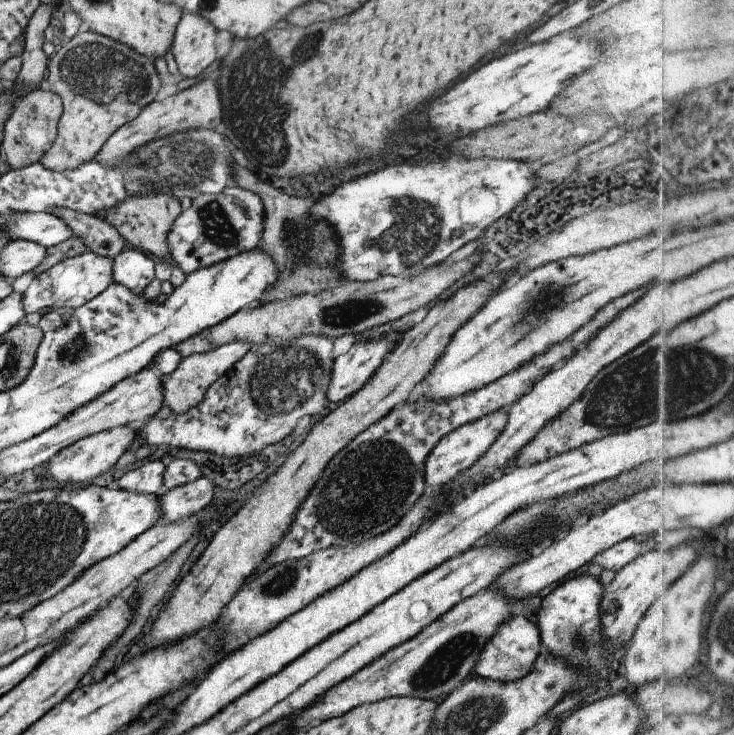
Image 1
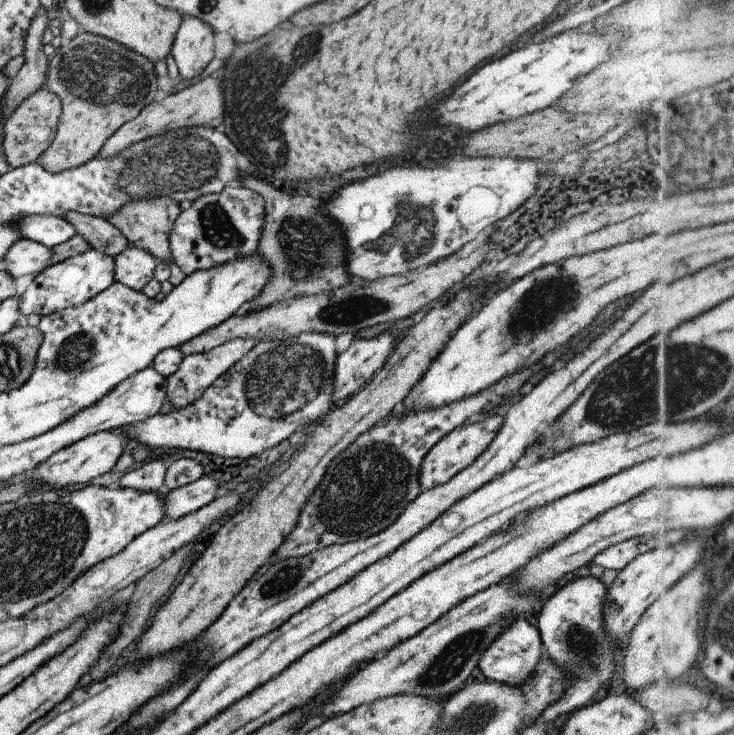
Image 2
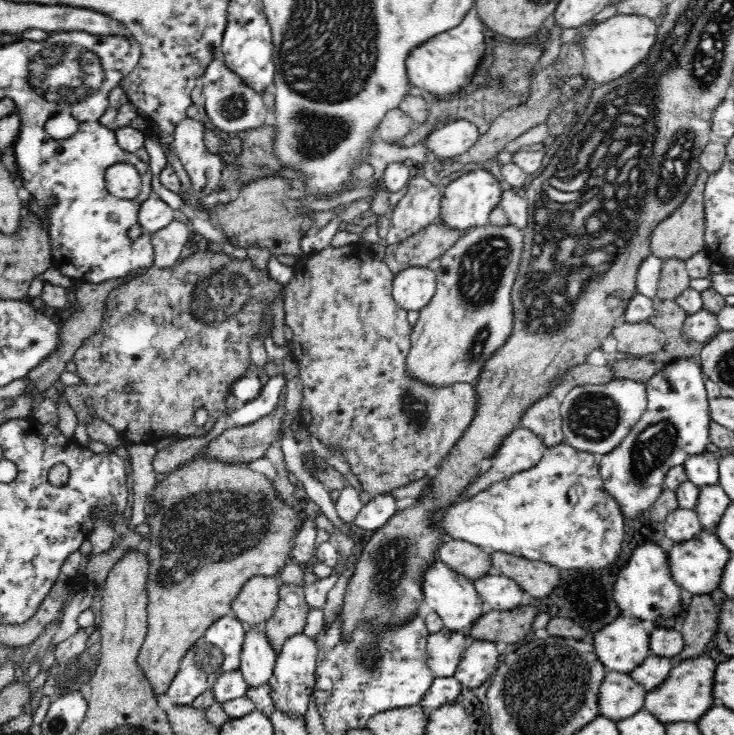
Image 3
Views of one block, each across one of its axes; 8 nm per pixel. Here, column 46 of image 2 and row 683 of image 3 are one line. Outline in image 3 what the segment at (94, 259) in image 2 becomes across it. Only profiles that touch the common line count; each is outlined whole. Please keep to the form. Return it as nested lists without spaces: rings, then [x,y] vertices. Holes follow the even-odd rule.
[[[297,634],[290,637],[281,648],[272,676],[268,679],[270,698],[275,704],[275,708],[284,714],[295,714],[300,718],[306,716],[308,712],[308,702],[316,682],[316,663],[318,649],[315,640],[304,634]]]

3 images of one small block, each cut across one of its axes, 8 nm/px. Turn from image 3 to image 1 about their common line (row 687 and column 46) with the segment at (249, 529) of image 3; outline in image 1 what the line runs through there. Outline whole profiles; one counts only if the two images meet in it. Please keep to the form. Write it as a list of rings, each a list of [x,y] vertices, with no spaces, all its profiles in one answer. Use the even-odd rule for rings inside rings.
[[[92,31],[78,32],[72,39],[64,39],[48,61],[49,89],[58,94],[63,102],[63,113],[57,126],[54,144],[39,162],[52,171],[75,169],[81,163],[92,161],[110,136],[121,126],[134,120],[145,106],[154,102],[160,88],[159,74],[152,59],[132,50],[127,44]]]

